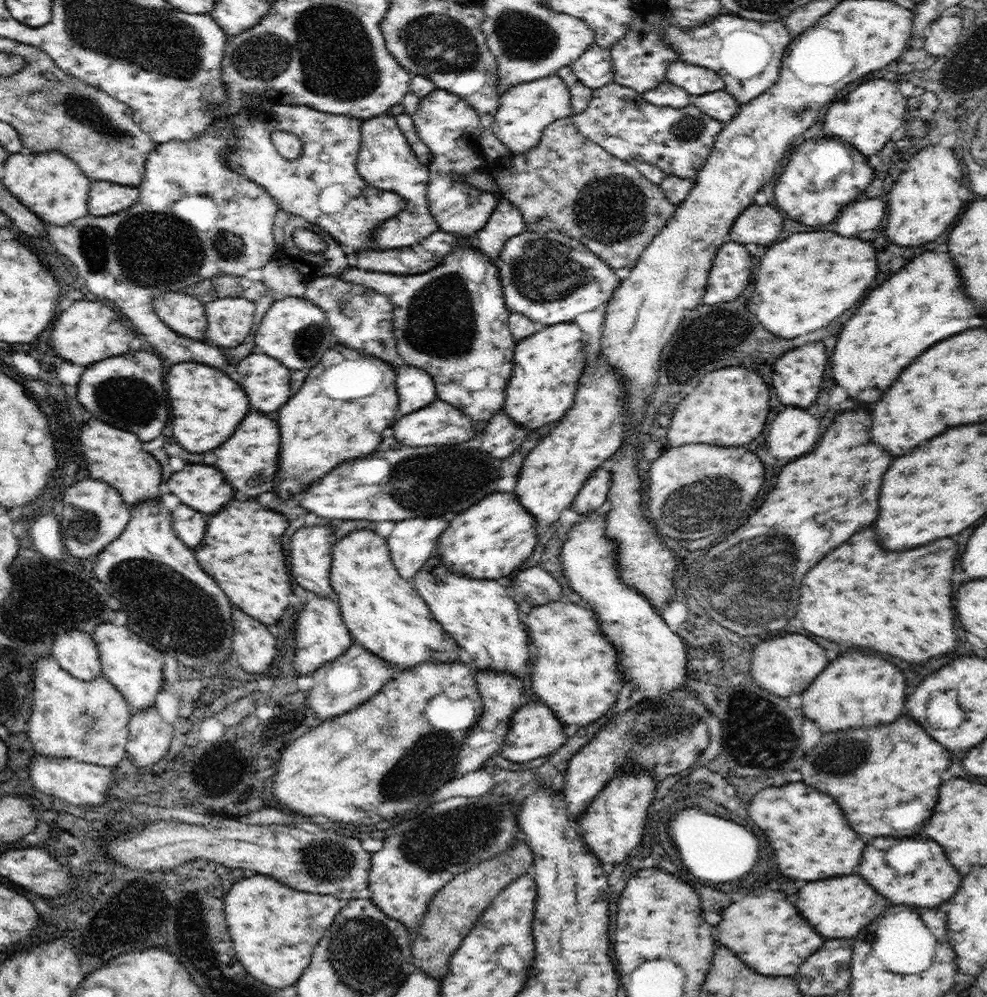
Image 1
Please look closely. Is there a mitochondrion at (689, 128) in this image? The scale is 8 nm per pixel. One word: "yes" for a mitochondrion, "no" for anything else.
yes

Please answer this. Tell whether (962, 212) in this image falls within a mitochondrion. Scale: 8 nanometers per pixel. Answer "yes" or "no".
no

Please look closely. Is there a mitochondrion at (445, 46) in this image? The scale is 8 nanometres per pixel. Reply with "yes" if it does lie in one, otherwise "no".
yes

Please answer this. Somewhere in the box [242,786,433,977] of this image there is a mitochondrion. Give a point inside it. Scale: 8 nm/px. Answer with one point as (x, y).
(325, 862)

